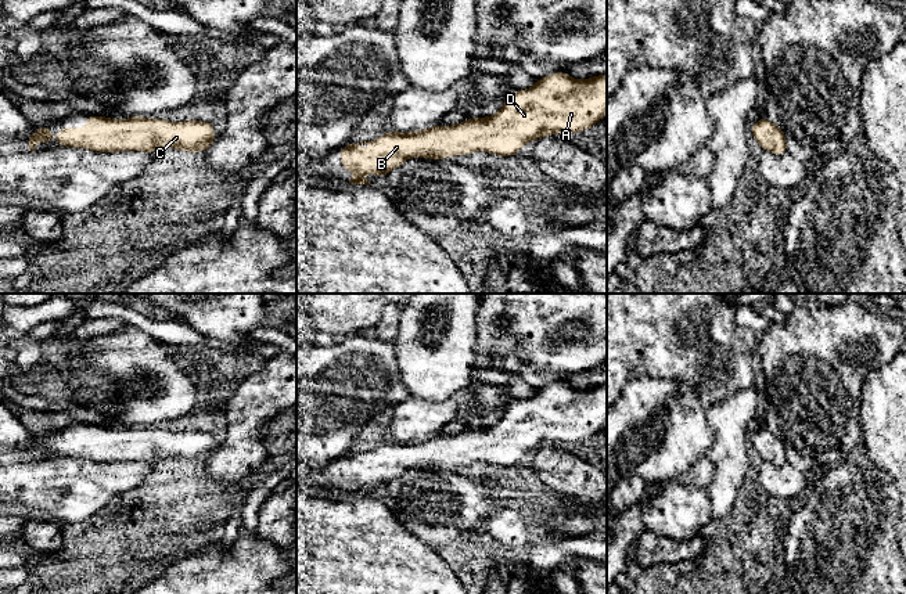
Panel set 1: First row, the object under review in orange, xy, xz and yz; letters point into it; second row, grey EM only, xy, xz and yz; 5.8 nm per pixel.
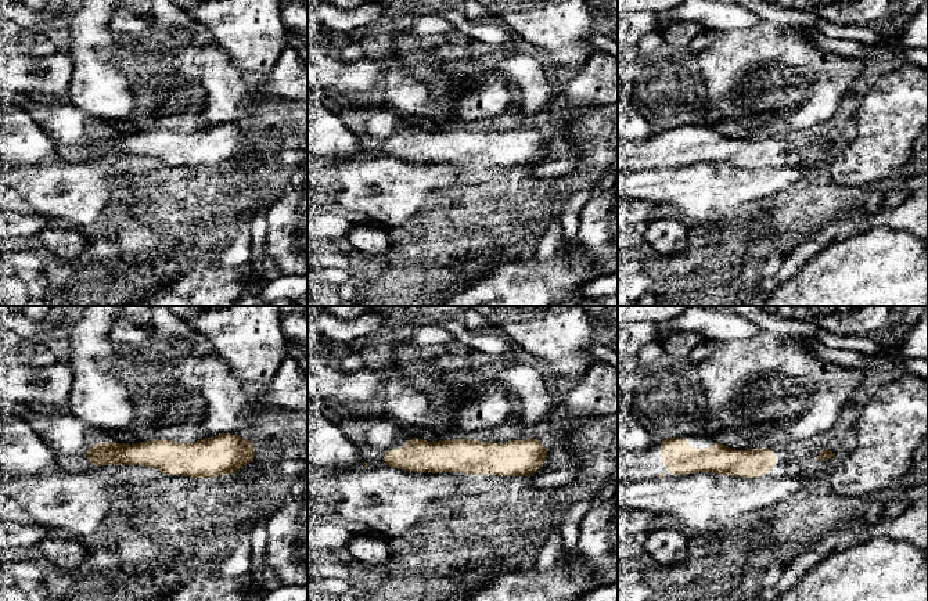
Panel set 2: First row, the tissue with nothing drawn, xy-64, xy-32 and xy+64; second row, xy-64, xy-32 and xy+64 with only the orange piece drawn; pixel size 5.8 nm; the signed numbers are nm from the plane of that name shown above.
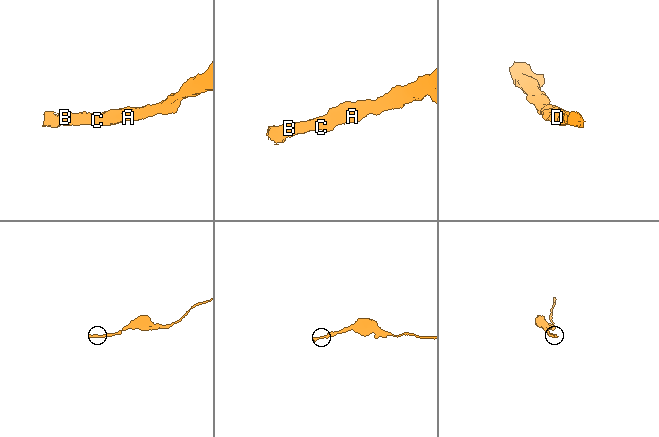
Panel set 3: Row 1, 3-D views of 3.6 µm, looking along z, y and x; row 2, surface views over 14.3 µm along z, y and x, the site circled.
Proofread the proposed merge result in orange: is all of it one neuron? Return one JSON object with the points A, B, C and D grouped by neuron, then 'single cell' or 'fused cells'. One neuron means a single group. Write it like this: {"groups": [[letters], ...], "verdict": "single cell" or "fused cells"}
{"groups": [["A", "B", "C", "D"]], "verdict": "single cell"}

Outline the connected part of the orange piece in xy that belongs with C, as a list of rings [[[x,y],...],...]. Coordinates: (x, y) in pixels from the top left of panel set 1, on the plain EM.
[[[87,426],[86,438],[62,438],[55,447],[58,456],[86,458],[97,462],[143,461],[155,464],[159,460],[201,462],[215,451],[212,432],[168,432],[132,426],[125,431],[107,426]]]

